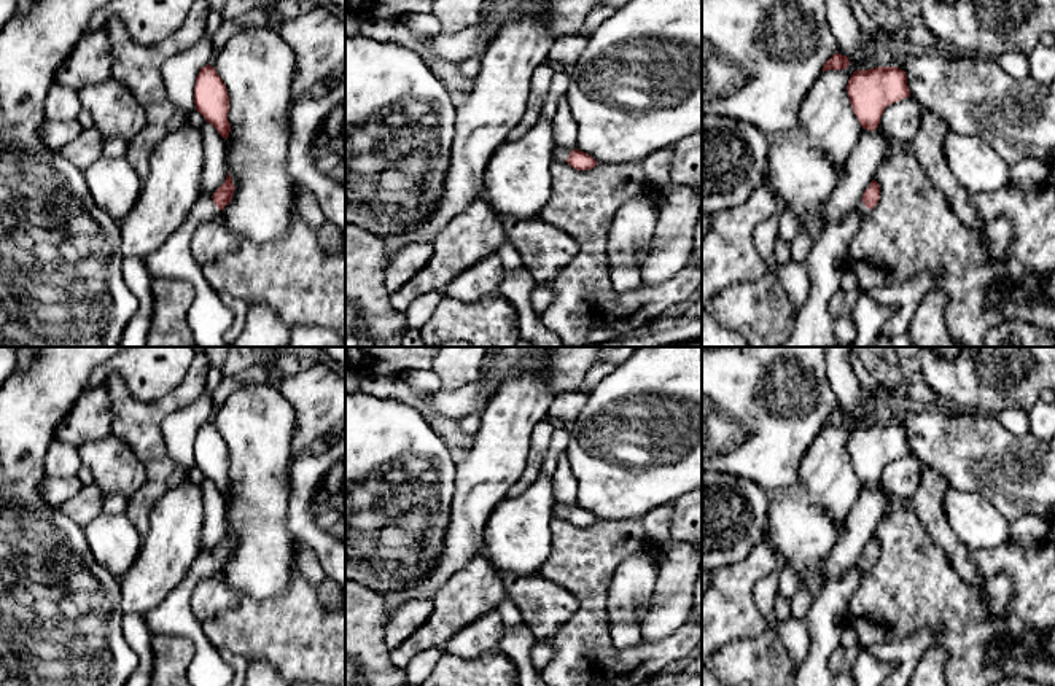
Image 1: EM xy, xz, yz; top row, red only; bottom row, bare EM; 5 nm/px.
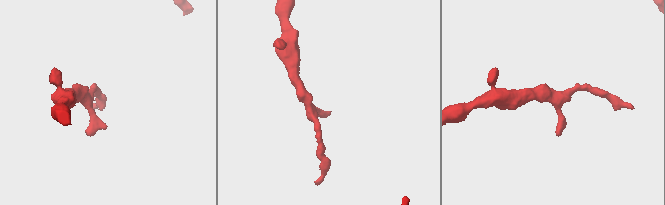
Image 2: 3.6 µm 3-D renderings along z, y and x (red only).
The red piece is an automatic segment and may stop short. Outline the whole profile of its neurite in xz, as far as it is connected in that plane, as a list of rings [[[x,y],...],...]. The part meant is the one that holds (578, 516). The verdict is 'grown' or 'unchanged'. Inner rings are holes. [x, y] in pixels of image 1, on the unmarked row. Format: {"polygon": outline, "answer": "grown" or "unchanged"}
{"polygon": [[[559,501],[554,505],[552,514],[559,519],[566,517],[576,527],[590,527],[598,520],[592,513],[584,508],[568,506]]], "answer": "grown"}

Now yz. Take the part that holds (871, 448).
{"polygon": [[[897,423],[856,427],[848,436],[851,465],[862,485],[875,487],[885,465],[910,454],[907,431]]], "answer": "unchanged"}

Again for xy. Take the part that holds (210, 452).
{"polygon": [[[215,423],[200,425],[194,442],[196,466],[210,479],[223,495],[228,495],[231,481],[228,477],[229,452],[226,441]]], "answer": "unchanged"}

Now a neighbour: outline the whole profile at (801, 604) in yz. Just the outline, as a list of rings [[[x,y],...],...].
[[[797,583],[796,594],[791,600],[791,618],[805,624],[812,603],[813,603],[812,591],[804,583]]]

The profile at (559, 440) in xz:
[[[554,428],[551,436],[551,446],[549,450],[544,455],[543,465],[541,465],[541,474],[552,477],[554,471],[557,468],[557,458],[562,452],[565,452],[570,441],[570,431],[565,428]]]

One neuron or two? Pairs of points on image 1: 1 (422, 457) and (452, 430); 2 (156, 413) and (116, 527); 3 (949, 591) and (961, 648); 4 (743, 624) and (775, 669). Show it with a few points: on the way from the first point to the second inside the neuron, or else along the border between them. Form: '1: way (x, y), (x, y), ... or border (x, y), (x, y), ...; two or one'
1: border (417, 411), (451, 449); two
2: border (124, 513), (142, 535); two
3: way (949, 605), (958, 615), (961, 634); one
4: border (769, 629), (750, 639), (731, 640), (718, 648); two

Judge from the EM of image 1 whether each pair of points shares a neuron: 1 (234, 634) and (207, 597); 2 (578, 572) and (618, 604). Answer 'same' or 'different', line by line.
1: same
2: different

